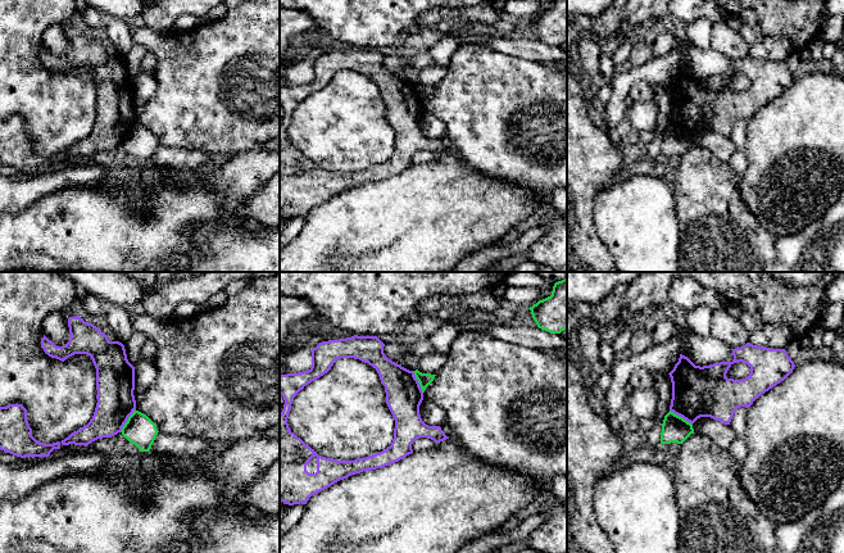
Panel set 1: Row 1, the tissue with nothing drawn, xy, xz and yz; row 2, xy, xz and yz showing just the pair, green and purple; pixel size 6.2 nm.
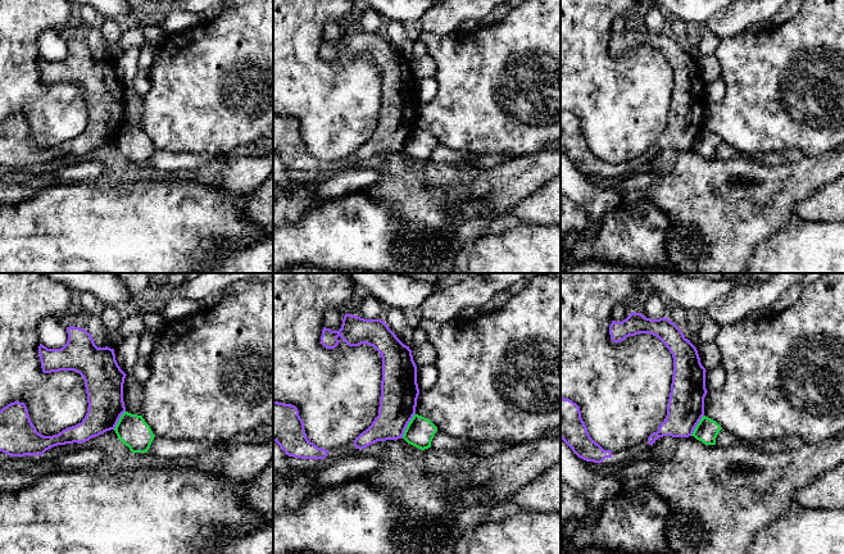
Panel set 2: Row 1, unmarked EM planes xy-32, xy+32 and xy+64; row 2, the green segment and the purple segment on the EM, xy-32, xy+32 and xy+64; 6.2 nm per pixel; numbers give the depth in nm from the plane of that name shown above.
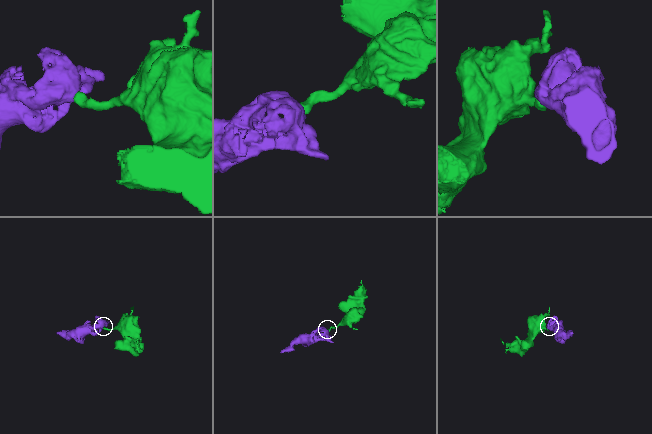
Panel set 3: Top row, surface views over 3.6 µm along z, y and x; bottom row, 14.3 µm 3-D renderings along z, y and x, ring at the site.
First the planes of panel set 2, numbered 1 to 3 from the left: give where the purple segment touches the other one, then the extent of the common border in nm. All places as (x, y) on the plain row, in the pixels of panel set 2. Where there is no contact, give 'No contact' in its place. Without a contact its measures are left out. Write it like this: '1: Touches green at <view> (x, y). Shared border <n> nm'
1: Touches green at xy-32 (119, 132). Shared border 140 nm
2: Touches green at xy+32 (407, 139). Shared border 180 nm
3: Touches green at xy+64 (697, 137). Shared border 160 nm

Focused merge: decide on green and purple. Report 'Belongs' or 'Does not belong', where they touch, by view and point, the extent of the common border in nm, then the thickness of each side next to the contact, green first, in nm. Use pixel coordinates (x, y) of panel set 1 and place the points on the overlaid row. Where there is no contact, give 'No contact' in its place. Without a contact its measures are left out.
Does not belong. Touches green at xy (127, 421). Shared border 170 nm. Thickness 190 nm (green) against 240 nm

